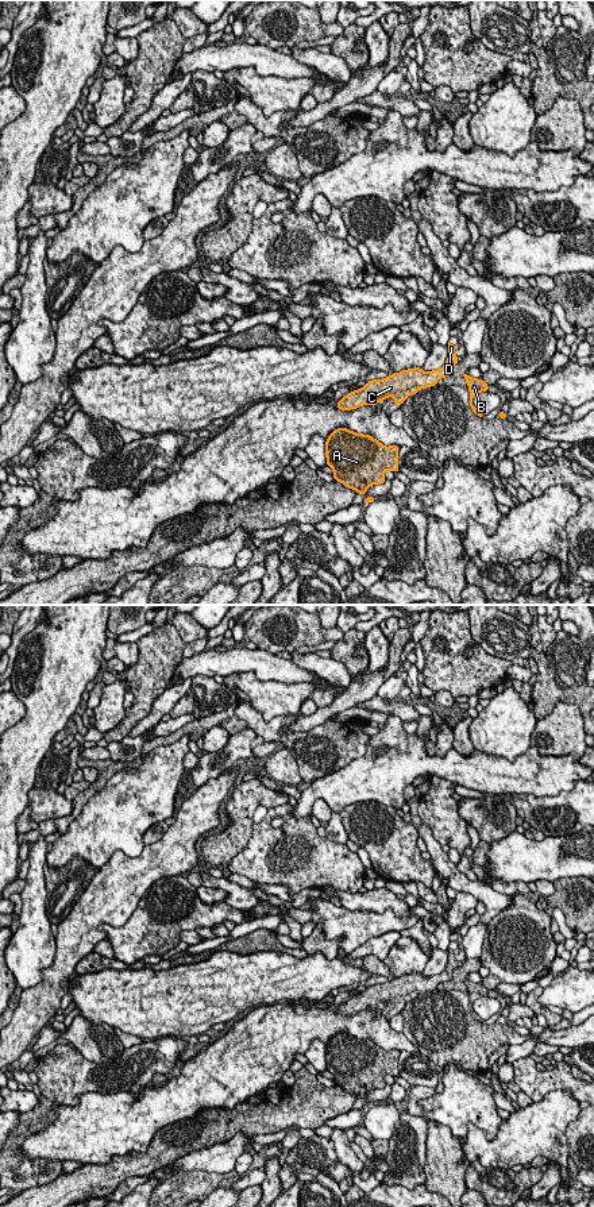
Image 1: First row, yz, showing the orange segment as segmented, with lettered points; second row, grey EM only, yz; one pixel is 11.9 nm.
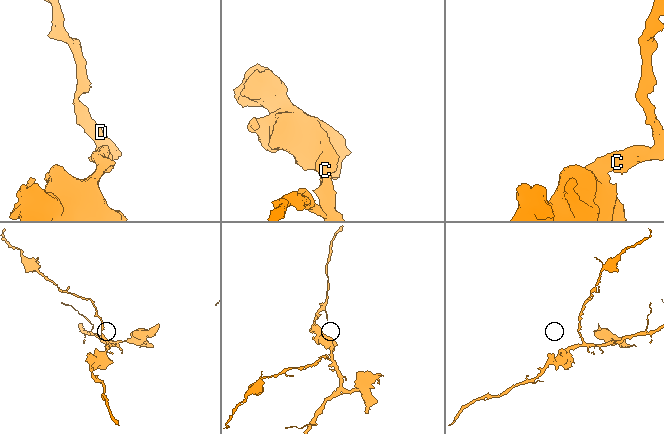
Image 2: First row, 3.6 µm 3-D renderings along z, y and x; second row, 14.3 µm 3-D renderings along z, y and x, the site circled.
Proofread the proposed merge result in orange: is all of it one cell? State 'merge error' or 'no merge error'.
no merge error

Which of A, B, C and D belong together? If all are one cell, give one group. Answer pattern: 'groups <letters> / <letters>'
groups A B C D

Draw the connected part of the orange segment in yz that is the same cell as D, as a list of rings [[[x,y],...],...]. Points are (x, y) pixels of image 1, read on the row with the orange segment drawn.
[[[448,342],[447,348],[448,358],[443,367],[428,373],[425,373],[421,367],[414,367],[393,373],[382,379],[369,381],[359,390],[354,390],[344,396],[336,404],[336,408],[340,410],[351,410],[367,404],[374,408],[378,402],[382,402],[387,397],[394,400],[396,406],[398,404],[404,404],[409,396],[416,394],[421,389],[435,386],[440,378],[454,374],[454,366],[459,363],[458,355],[455,354],[456,346]]]

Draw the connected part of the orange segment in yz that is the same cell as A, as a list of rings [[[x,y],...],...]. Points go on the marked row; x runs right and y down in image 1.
[[[344,427],[325,440],[327,466],[333,470],[333,479],[356,494],[366,494],[369,486],[385,483],[386,470],[400,471],[398,450],[398,446],[385,447],[371,435]]]

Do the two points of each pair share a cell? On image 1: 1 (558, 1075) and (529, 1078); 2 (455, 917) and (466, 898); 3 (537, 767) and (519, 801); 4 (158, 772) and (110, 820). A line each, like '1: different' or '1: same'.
1: same
2: same
3: different
4: same

